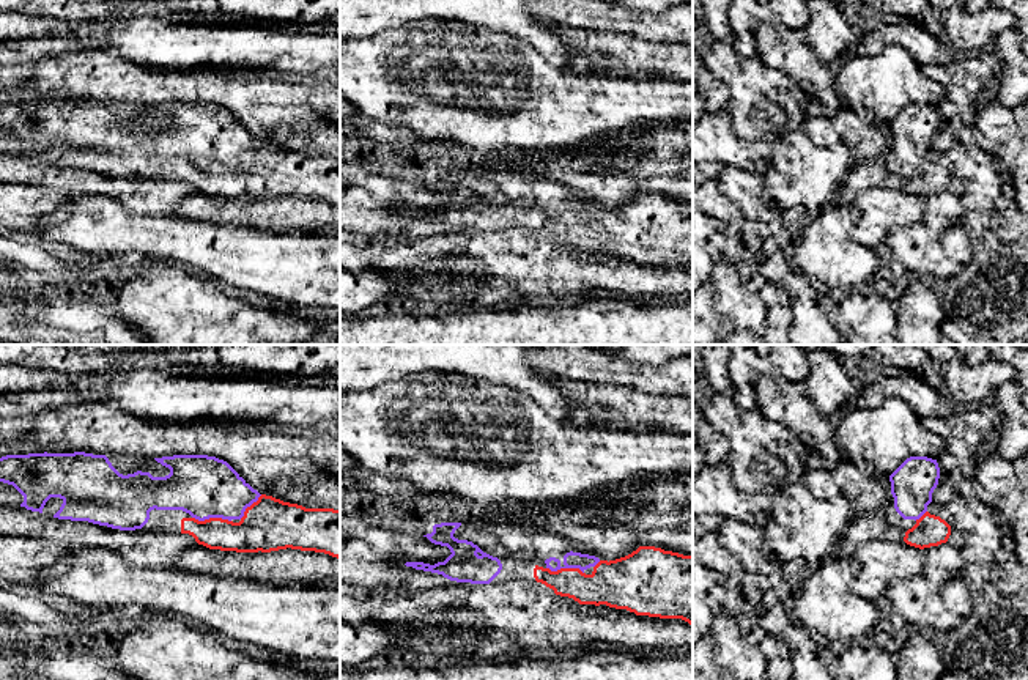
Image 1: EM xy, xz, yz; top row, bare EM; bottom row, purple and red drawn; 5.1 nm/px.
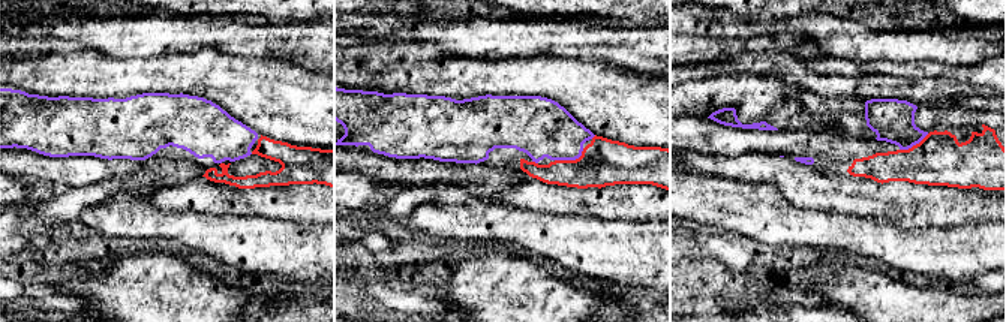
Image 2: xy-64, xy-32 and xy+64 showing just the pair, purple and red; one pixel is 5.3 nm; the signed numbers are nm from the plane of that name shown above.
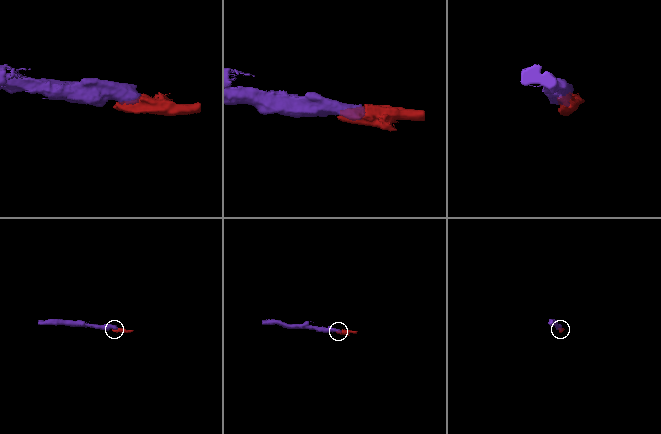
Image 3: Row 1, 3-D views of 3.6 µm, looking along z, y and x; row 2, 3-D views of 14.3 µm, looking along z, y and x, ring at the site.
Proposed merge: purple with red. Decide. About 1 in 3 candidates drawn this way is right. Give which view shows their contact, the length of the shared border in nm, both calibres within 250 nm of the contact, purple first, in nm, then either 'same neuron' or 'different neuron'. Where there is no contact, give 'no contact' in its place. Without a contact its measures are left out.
contact in xy; length 200 nm; calibres 320 and 220 nm; same neuron

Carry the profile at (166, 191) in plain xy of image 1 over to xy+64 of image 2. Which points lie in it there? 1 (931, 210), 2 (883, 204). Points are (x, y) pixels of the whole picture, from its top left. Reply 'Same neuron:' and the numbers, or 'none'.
Same neuron: 1, 2

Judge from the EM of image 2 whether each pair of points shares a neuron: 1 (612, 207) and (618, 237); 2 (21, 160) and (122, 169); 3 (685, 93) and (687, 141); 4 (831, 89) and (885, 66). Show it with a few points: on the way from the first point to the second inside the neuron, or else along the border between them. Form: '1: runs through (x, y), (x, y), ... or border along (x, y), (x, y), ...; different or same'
1: border along (580, 214), (604, 219), (651, 220); different
2: runs through (47, 169), (96, 169); same
3: border along (685, 114), (706, 117); different
4: border along (832, 74), (895, 74), (903, 78); different

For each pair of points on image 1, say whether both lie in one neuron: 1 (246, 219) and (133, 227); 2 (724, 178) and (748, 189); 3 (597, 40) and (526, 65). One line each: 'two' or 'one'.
1: two
2: one
3: two

